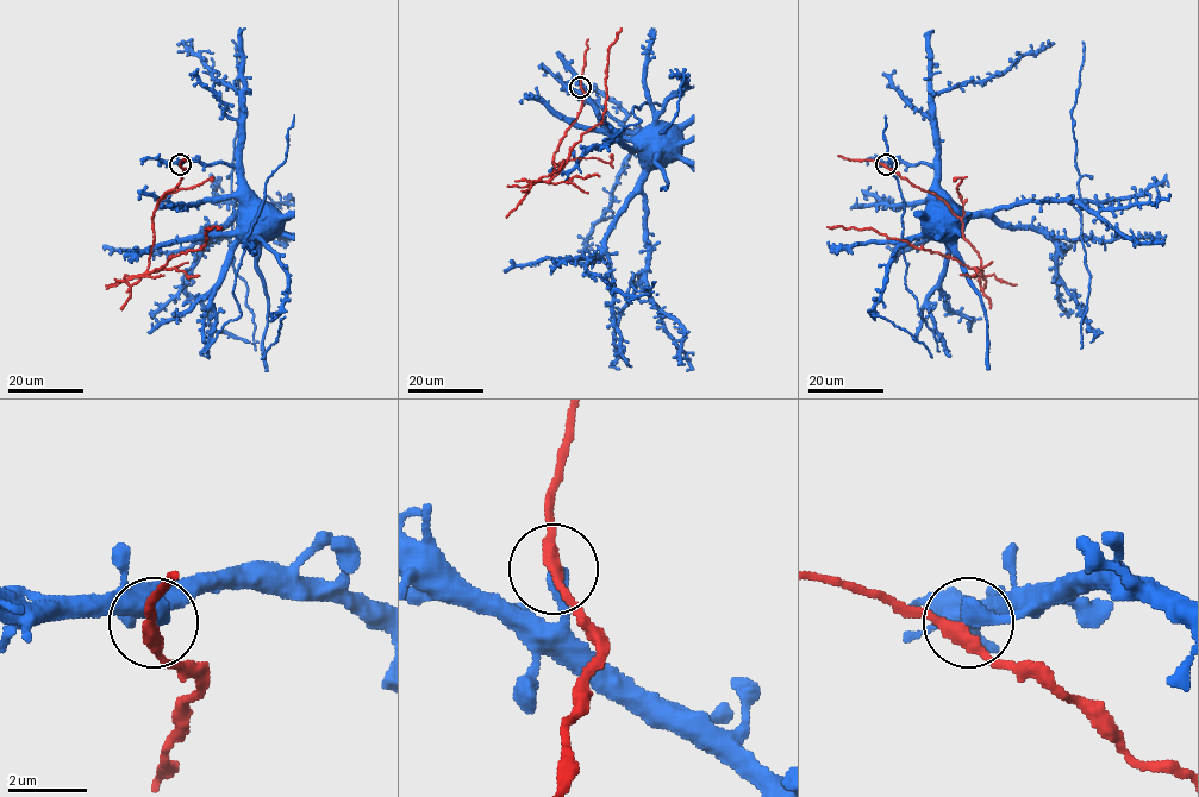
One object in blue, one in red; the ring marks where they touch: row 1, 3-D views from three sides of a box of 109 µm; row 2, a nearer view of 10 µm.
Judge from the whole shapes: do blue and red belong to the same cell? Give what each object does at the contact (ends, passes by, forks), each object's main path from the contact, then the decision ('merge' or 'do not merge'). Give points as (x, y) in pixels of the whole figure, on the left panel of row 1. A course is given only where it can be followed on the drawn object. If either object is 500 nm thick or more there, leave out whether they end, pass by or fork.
blue ends; red passes by; course blue (181, 164), (200, 161), (236, 168), (239, 183), (249, 198), (249, 213), (256, 220); course red (181, 164), (181, 182), (153, 213), (148, 271), (203, 249), (206, 230), (220, 226); do not merge

